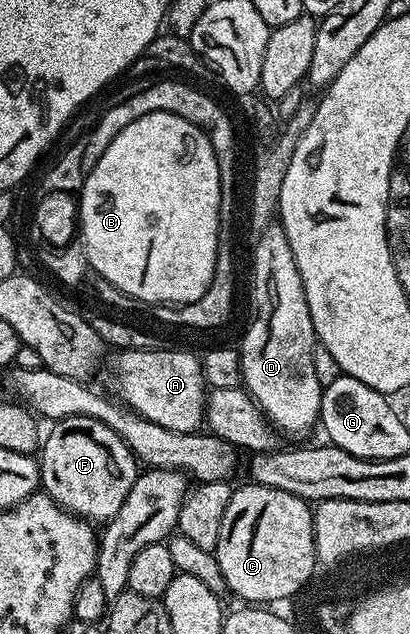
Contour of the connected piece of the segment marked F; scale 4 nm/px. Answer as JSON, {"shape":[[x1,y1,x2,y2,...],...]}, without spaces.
{"shape":[[74,415,55,422,51,428,38,450,43,492,49,493,62,509,89,523,111,521,137,479,136,458,122,438,98,419]]}

